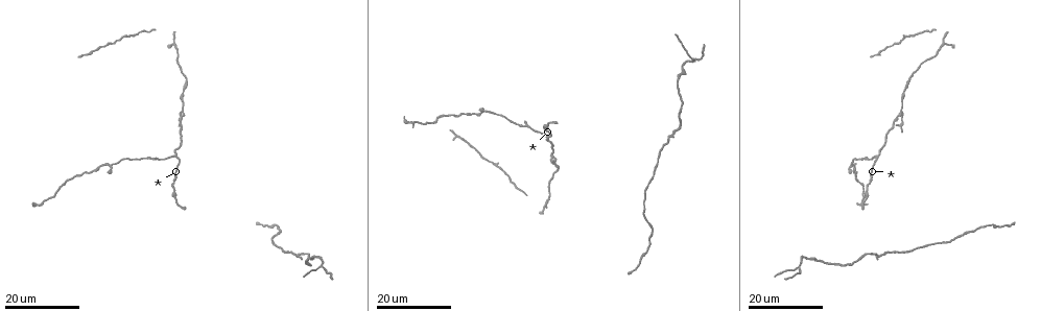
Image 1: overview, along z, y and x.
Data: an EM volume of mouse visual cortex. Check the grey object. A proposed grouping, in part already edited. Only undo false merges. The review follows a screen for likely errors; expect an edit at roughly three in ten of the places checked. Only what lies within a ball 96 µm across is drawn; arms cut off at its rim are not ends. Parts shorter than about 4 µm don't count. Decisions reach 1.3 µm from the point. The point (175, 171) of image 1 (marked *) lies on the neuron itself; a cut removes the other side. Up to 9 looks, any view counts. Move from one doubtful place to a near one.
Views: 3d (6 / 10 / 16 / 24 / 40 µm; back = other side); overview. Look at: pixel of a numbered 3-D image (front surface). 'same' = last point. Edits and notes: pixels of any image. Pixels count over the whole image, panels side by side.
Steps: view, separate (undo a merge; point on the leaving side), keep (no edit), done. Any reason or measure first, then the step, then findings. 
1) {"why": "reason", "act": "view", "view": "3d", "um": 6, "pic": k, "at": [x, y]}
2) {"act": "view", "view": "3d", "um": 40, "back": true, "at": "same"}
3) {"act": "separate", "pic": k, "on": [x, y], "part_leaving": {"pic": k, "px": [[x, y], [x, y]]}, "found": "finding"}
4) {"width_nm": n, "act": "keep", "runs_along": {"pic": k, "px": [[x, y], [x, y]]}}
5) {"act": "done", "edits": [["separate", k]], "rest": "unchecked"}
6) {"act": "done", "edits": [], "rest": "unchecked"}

{"why": "sudden change in width", "act": "view", "view": "3d", "um": 24, "pic": 1, "at": [553, 121]}

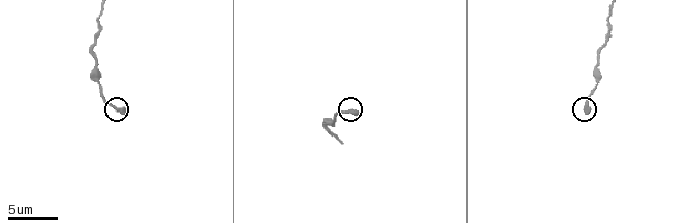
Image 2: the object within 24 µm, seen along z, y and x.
{"act": "view", "view": "3d", "um": 6, "pic": 2, "at": [110, 105]}

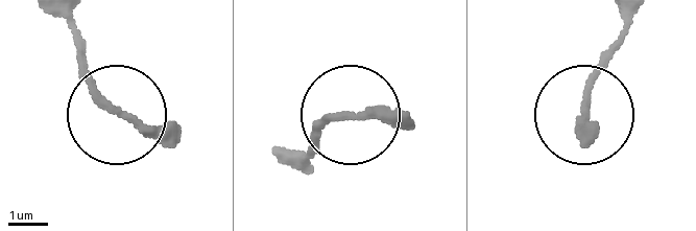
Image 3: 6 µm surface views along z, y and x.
{"act": "keep", "found": "continuous, no second neuron"}

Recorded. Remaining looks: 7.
{"why": "a fork", "act": "view", "view": "3d", "um": 16, "pic": 1, "at": [323, 268]}

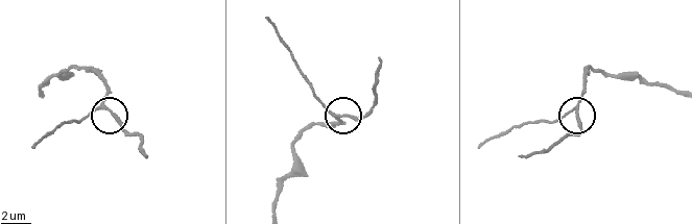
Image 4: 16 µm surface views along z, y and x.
{"why": "closer look", "act": "view", "view": "3d", "um": 6, "pic": 4, "at": [102, 108]}

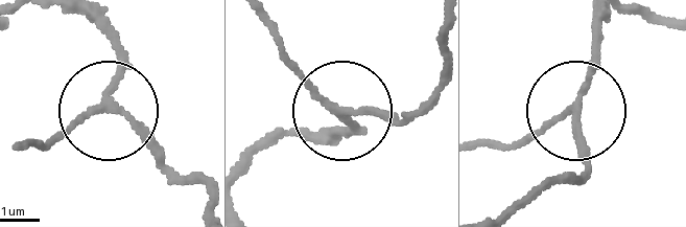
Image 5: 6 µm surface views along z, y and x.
{"width_nm": 160, "act": "separate", "pic": 5, "on": [152, 148], "found": "a second neuron is stuck on"}

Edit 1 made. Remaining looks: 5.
{"act": "view", "view": "overview"}

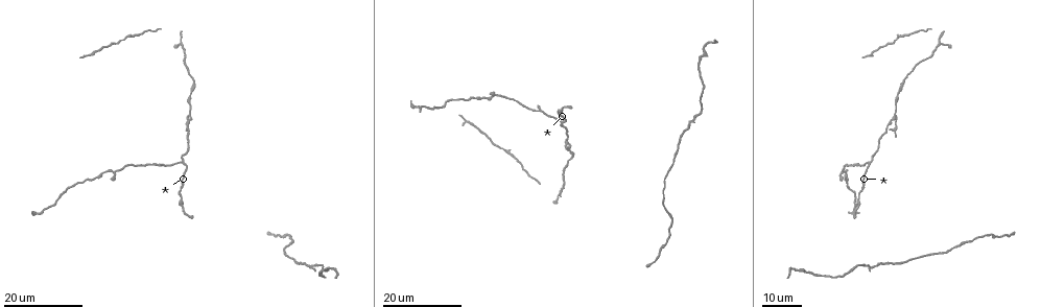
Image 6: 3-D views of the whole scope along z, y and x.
{"why": "sudden change in width", "act": "view", "view": "3d", "um": 16, "pic": 6, "at": [794, 271]}

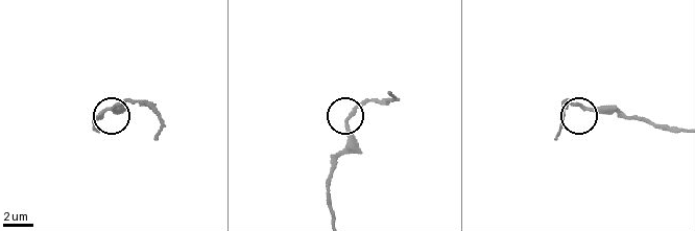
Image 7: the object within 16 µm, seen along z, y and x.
{"act": "view", "view": "3d", "um": 6, "pic": 7, "at": [348, 121]}

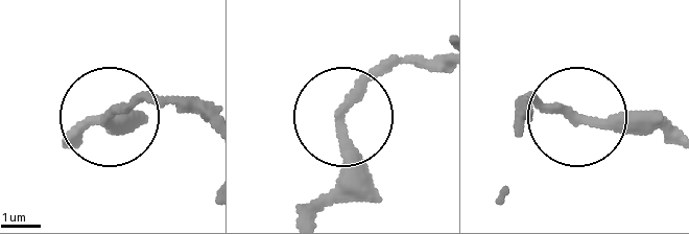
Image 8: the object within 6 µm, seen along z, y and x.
{"act": "keep", "runs_along": {"pic": 8, "px": [[307, 212], [340, 172], [347, 113], [410, 56]]}, "found": "all the same neuron"}

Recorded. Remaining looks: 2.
{"why": "branch point", "act": "view", "view": "3d", "um": 24, "pic": 6, "at": [183, 164]}

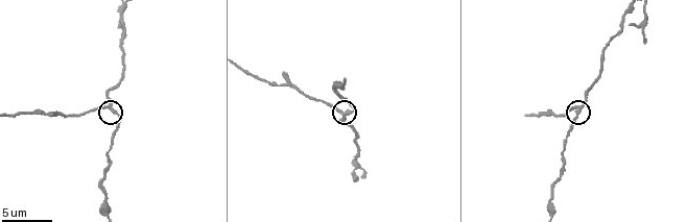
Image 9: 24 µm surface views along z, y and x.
{"act": "view", "view": "3d", "um": 6, "pic": 9, "at": [345, 117]}

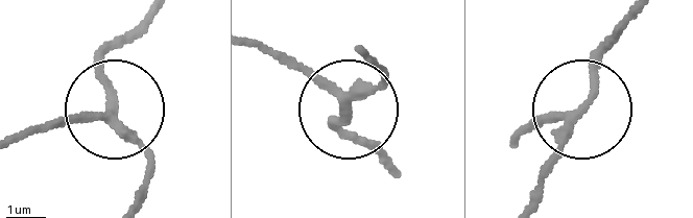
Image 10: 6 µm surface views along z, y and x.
{"side_arm_um": 51, "act": "keep", "runs_along": {"pic": 10, "px": [[130, 203], [143, 164], [117, 114], [47, 124]]}, "found": "all the same neuron"}

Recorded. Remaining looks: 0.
{"act": "done", "edits": [["separate", 5]], "rest": "unchecked"}

